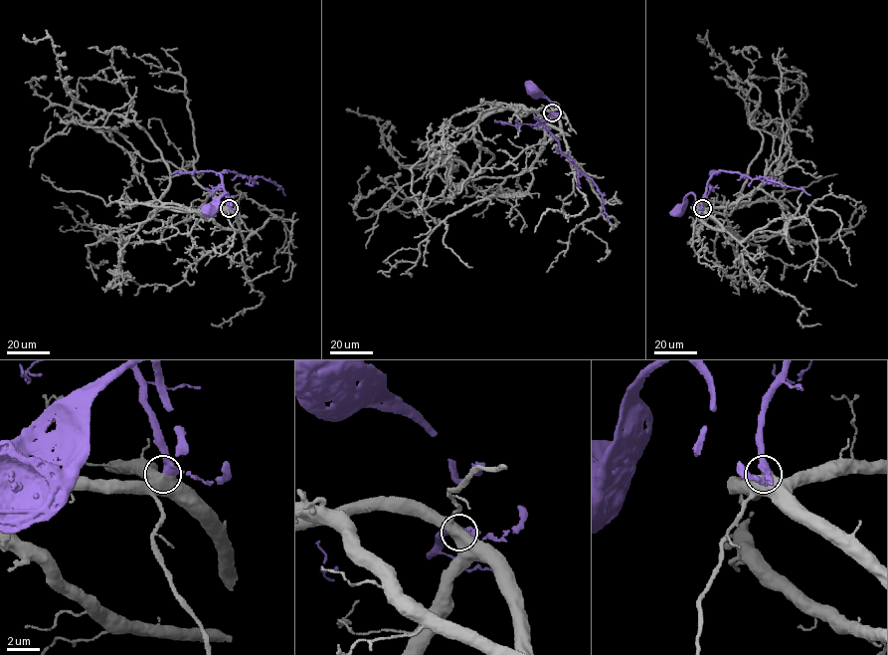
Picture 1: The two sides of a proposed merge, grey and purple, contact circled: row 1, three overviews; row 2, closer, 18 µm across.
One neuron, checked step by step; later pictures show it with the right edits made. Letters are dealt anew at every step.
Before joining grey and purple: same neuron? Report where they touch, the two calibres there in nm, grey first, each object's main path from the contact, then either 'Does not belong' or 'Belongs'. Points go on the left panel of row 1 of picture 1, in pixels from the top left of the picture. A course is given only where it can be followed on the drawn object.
Place: (229, 208). Thickness 800 nm (grey) against 550 nm. Course of grey: (229, 208), (150, 214), (170, 170), (150, 135), (75, 101), (52, 39), (23, 34). Course of purple: (229, 209), (229, 197), (225, 193), (212, 211), (207, 211). Belongs

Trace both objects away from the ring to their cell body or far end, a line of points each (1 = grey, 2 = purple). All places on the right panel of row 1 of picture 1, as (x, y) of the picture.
1: (702, 208), (696, 211), (728, 215), (763, 135), (749, 121), (756, 104), (706, 38), (700, 41), (697, 34)
2: (702, 209), (702, 201), (689, 193), (683, 198), (682, 211), (679, 211)

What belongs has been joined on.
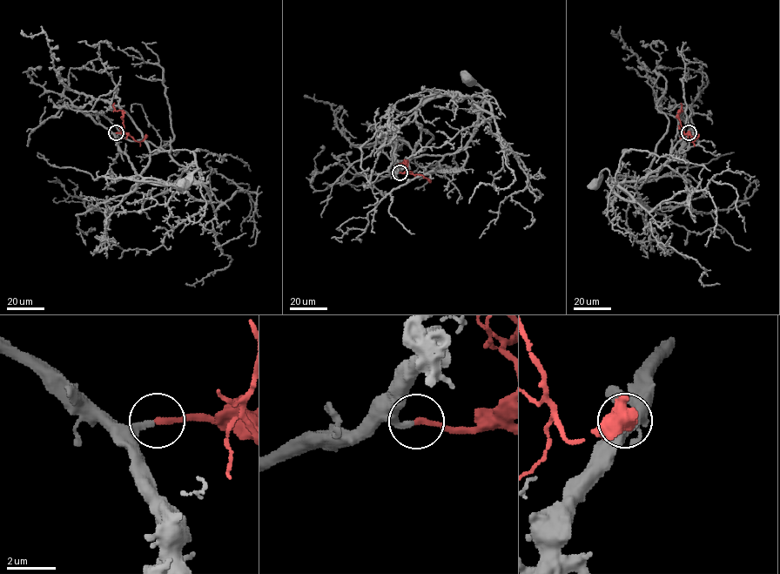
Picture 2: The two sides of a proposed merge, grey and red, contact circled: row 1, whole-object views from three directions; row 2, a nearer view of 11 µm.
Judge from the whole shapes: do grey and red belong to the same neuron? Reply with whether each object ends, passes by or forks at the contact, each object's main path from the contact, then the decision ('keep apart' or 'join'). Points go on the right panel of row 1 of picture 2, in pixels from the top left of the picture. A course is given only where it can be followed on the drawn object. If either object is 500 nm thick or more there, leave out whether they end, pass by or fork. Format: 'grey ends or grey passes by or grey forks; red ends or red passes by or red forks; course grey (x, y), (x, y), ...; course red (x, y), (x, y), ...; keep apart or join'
grey ends; red ends; course grey (689, 132), (682, 144), (677, 132), (671, 140), (669, 158), (655, 171), (618, 183), (604, 169), (595, 185); course red (689, 132), (685, 134), (678, 118), (681, 103); join

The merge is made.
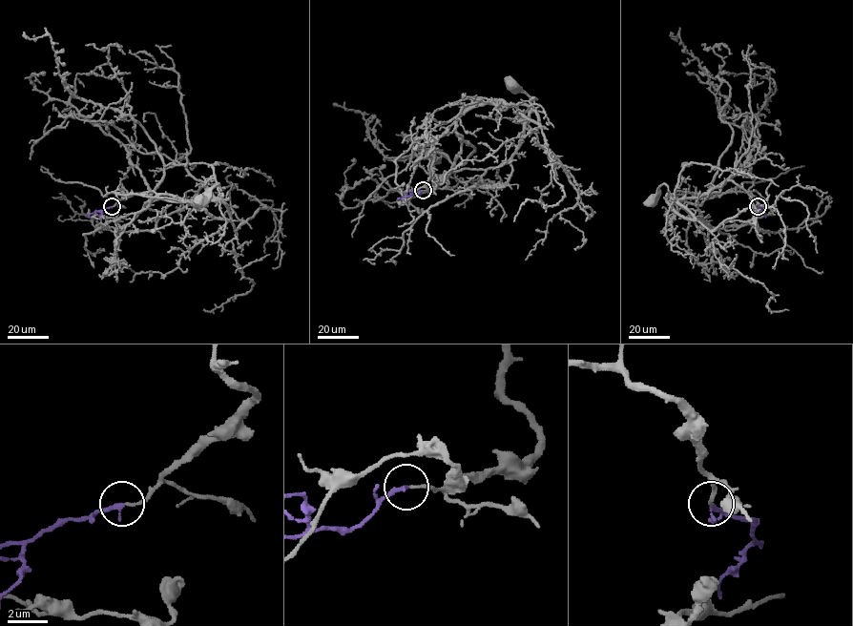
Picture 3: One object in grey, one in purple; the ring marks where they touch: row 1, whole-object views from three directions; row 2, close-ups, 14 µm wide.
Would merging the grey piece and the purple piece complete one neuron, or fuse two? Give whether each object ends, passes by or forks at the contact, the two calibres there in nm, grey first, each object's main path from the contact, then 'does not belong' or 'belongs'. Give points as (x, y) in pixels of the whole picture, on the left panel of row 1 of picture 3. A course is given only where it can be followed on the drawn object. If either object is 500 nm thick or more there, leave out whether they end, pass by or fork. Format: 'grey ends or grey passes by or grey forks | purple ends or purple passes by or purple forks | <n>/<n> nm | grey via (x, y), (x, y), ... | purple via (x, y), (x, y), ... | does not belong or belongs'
grey ends | purple ends | 140/240 nm | grey via (112, 206), (125, 195), (121, 191), (123, 198), (153, 191), (188, 200), (218, 200), (219, 185), (199, 201) | purple via (112, 206), (94, 211), (88, 217) | belongs

